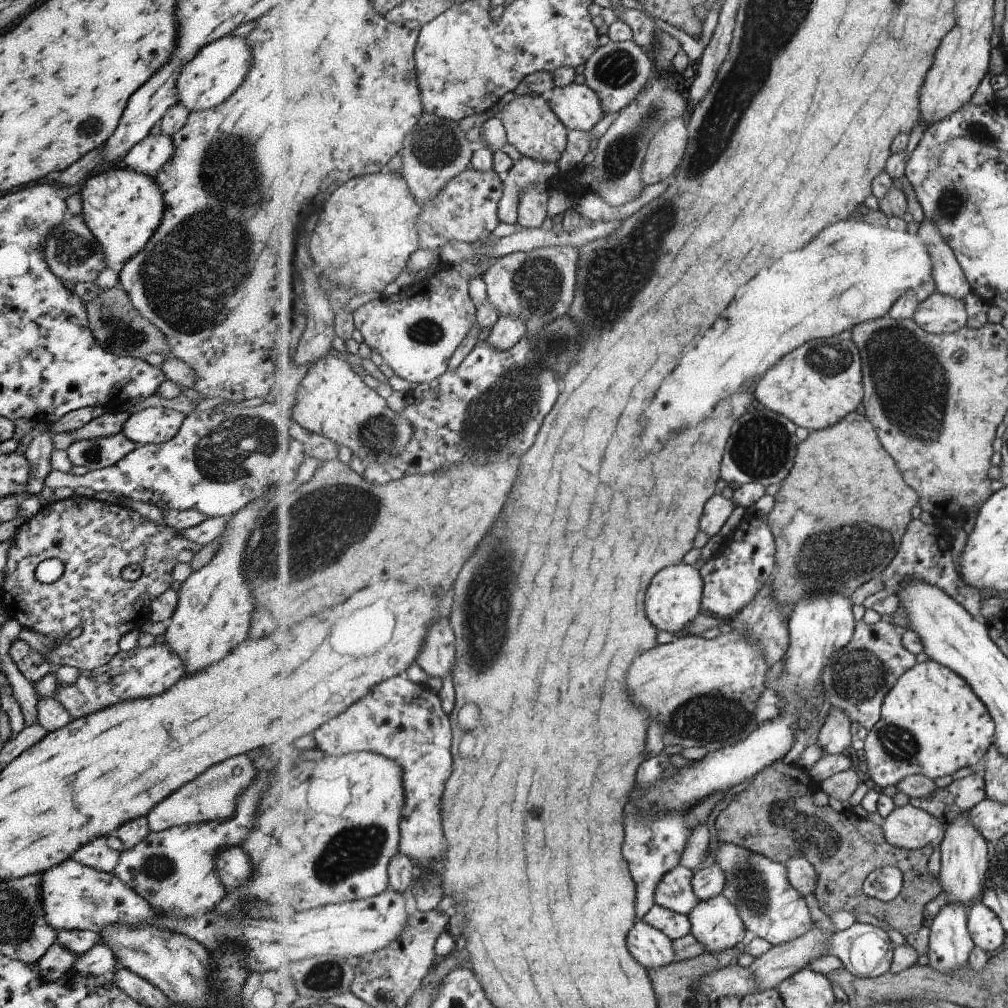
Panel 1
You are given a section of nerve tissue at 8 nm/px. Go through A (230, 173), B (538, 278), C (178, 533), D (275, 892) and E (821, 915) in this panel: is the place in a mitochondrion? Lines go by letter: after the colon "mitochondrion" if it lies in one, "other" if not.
A: mitochondrion
B: mitochondrion
C: other
D: other
E: other

